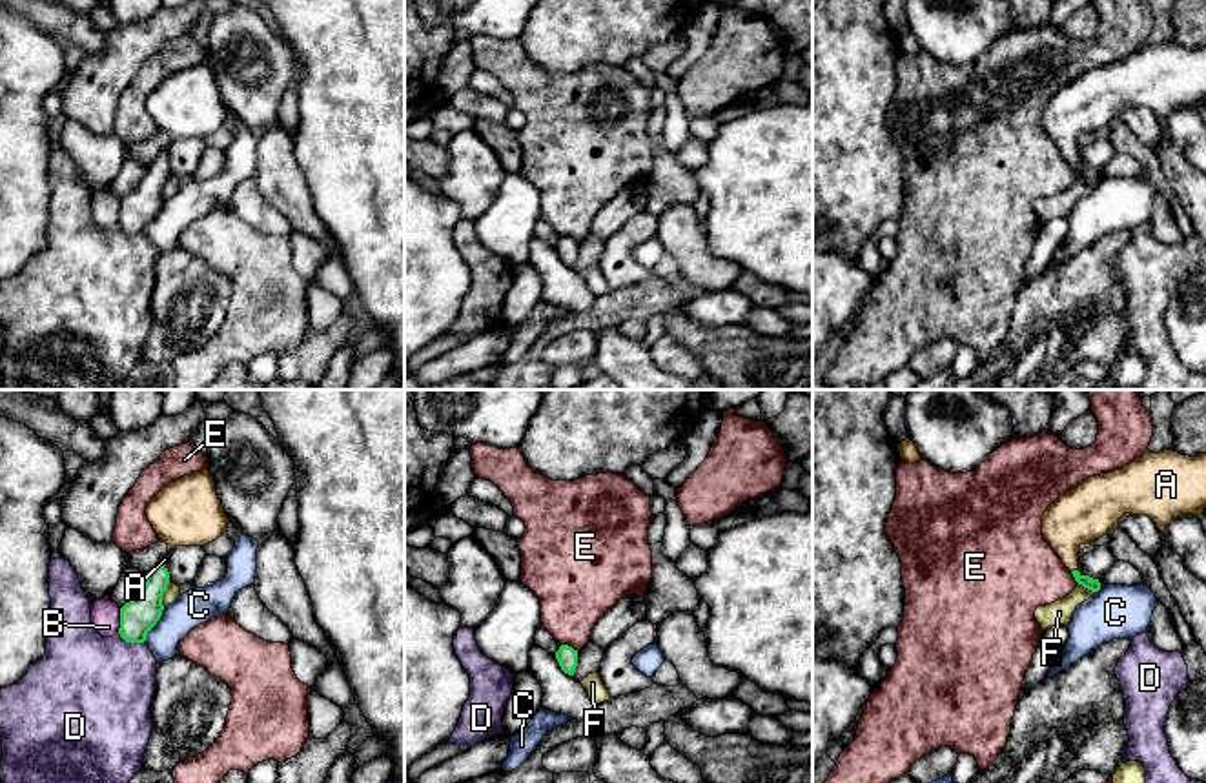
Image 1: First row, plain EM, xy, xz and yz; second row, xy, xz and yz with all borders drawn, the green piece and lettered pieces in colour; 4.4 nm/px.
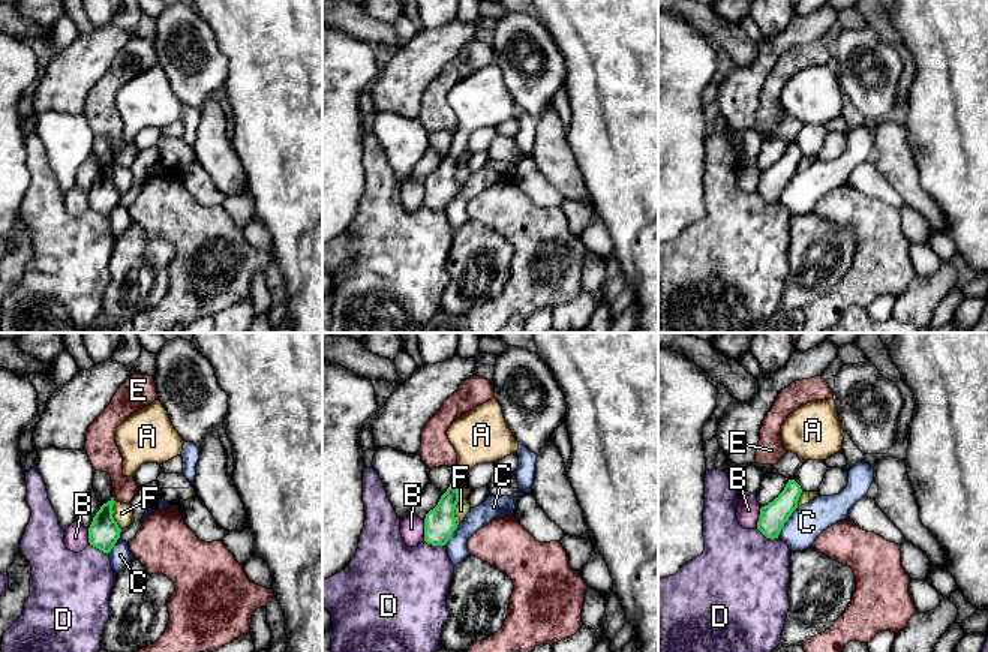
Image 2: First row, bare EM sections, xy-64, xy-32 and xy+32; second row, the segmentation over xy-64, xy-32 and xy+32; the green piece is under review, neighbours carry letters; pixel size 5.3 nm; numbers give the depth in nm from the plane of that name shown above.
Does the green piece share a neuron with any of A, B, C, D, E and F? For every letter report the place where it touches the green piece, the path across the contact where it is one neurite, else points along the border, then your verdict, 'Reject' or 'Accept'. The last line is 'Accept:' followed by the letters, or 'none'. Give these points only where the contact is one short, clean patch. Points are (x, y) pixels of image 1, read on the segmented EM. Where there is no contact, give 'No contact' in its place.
A: Touches green at yz (1073, 570). Path across: yz (1086, 581), (1073, 570), (1072, 525), (1081, 516). Accept
B: Touches green at xy (121, 621). Reject
C: Touches green at xy (155, 623). Reject
D: Touches green at xy (130, 641). Reject
E: Touches green at xz (571, 647). Reject
F: Touches green at xy (163, 594). Boundary: xy (170, 581), (163, 605). Reject
Accept: A

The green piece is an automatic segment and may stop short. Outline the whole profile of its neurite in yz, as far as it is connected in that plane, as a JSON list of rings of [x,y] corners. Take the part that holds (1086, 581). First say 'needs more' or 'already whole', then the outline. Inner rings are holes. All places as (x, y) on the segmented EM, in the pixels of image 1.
needs more | [[[1146,450],[1120,470],[1088,477],[1073,490],[1060,495],[1042,515],[1044,541],[1058,554],[1075,581],[1091,592],[1100,590],[1099,579],[1078,572],[1078,552],[1082,544],[1108,535],[1119,528],[1124,514],[1148,515],[1160,532],[1180,515],[1204,517],[1206,508],[1206,453],[1190,457],[1175,450],[1153,453]]]

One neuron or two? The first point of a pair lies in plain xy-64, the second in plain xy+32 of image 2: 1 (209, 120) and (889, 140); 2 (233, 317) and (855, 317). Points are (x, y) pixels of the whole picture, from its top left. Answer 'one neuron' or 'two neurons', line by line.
1: one neuron
2: two neurons

